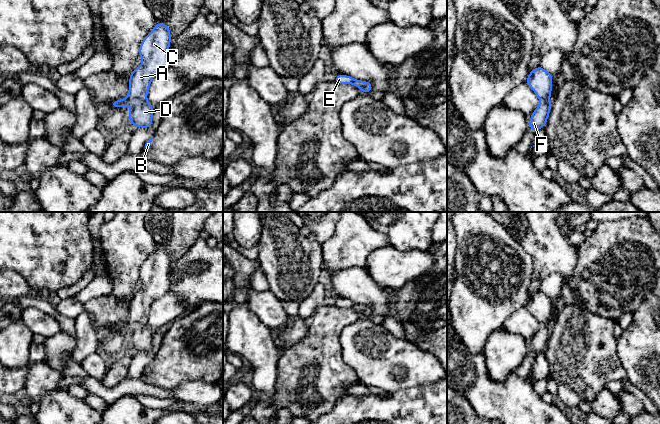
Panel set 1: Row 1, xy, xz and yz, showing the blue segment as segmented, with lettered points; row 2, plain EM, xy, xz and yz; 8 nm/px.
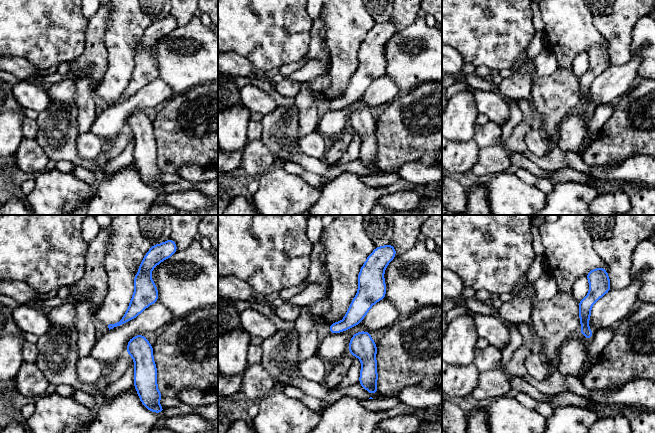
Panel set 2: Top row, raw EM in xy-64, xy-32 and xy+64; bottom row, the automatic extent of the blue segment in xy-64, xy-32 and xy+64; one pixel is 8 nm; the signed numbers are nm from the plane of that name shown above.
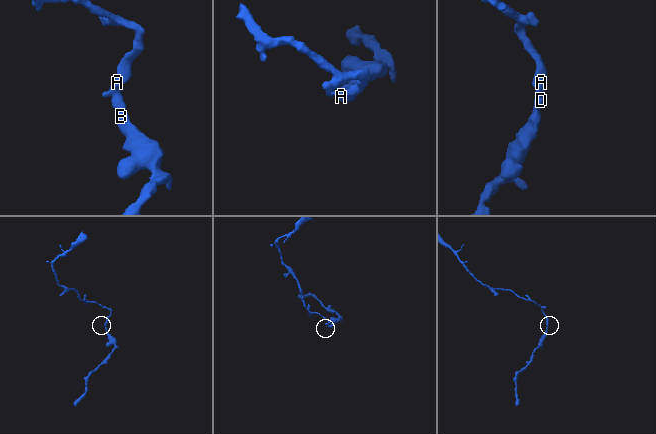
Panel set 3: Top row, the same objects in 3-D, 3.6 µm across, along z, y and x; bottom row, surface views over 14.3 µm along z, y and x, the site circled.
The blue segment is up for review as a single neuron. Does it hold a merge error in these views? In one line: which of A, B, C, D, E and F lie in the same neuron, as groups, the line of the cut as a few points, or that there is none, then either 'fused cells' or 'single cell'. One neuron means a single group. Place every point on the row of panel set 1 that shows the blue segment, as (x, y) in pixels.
A B C D E F | no cut | single cell

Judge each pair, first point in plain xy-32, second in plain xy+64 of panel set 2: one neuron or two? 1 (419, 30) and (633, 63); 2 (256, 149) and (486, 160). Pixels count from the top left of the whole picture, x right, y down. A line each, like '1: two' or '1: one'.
1: two
2: one

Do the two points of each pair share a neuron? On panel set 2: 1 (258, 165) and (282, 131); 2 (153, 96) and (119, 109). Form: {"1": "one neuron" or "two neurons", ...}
{"1": "two neurons", "2": "one neuron"}

